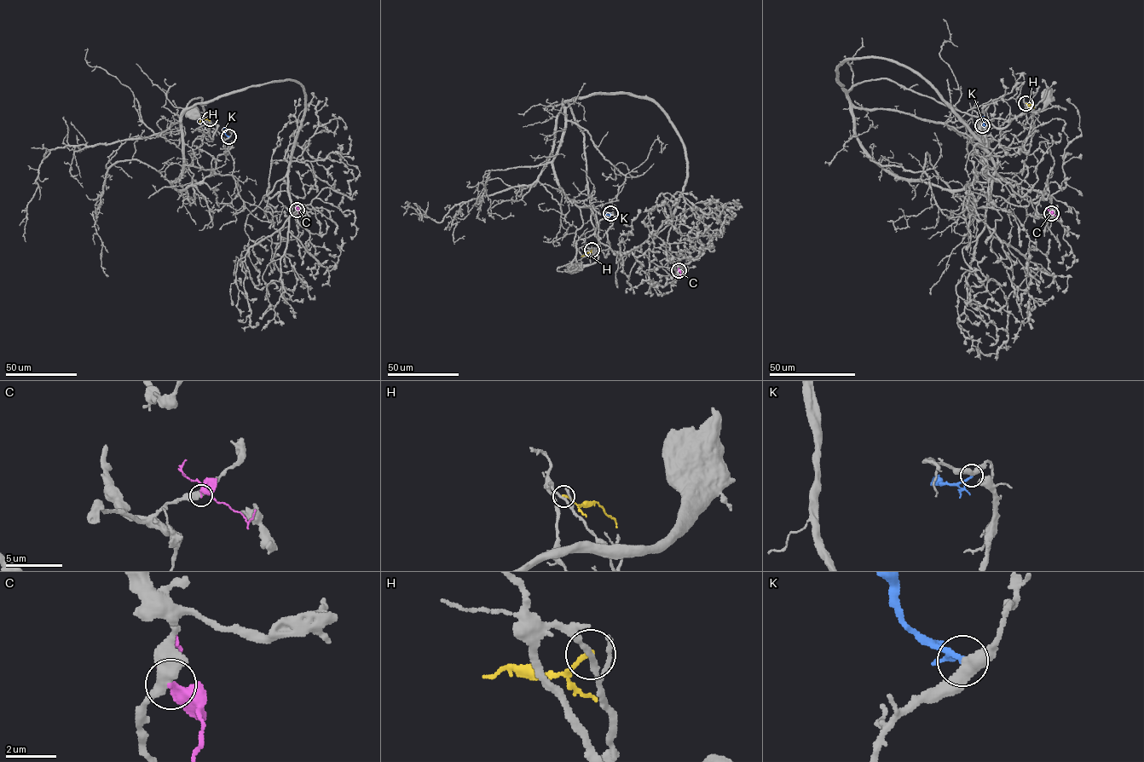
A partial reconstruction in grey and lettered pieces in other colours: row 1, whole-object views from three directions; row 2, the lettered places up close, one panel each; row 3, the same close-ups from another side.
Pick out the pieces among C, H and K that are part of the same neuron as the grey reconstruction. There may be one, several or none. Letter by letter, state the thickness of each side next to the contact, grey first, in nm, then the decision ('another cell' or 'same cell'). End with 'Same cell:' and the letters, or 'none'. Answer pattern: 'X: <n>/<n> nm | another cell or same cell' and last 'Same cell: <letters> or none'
C: 500/260 nm | another cell
H: 220/180 nm | another cell
K: 440/160 nm | same cell
Same cell: K

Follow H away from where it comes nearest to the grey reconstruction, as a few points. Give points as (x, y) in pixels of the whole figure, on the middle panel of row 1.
H: (592, 250), (581, 256)

